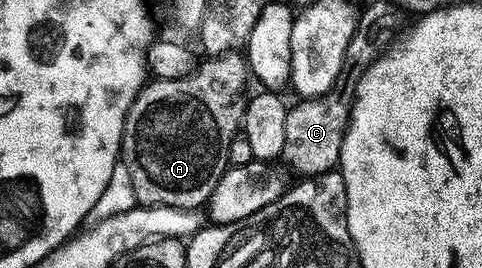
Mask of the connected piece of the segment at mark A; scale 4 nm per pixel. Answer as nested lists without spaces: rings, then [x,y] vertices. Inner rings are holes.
[[[240,52],[208,56],[204,60],[205,62],[201,66],[199,63],[190,73],[181,78],[157,78],[149,81],[136,95],[136,99],[132,102],[132,107],[128,110],[128,115],[124,121],[124,135],[120,141],[120,153],[122,155],[122,164],[130,172],[130,180],[134,184],[134,192],[136,193],[136,201],[141,206],[177,206],[183,210],[195,210],[203,207],[212,197],[218,180],[229,168],[230,140],[237,138],[242,130],[246,95],[249,93],[248,80],[250,81],[250,71],[245,55]]]

